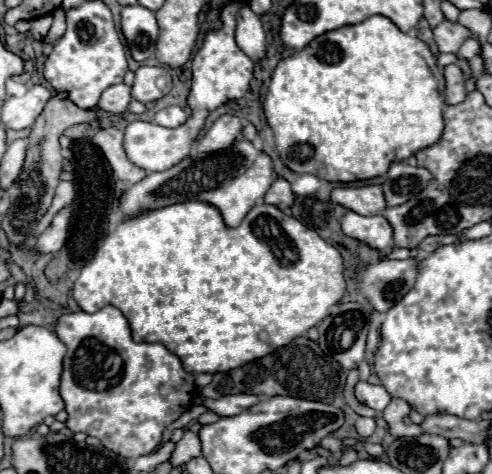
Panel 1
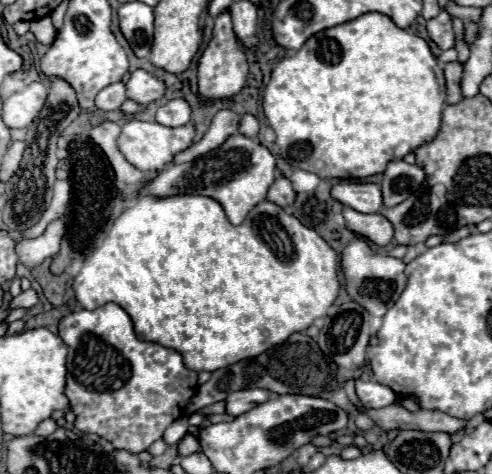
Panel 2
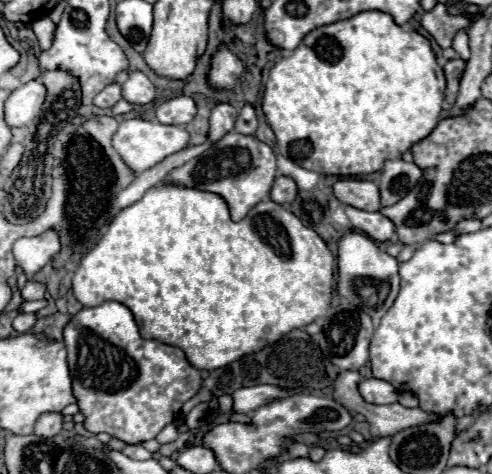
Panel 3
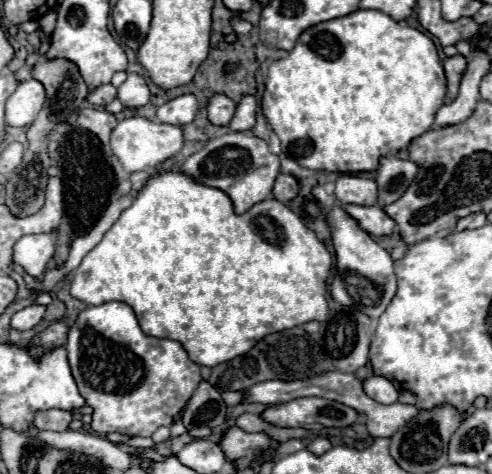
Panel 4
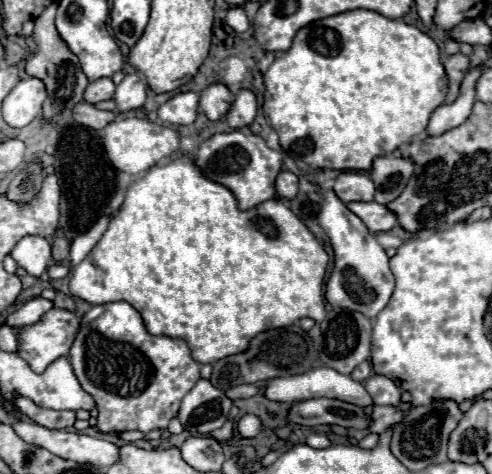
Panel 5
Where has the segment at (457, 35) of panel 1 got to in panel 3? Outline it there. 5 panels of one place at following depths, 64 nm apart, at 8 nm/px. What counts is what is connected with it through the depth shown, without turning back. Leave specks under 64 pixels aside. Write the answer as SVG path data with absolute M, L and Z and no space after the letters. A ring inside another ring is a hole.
M436 4L432 12L422 14L422 26L438 42L440 48L450 48L452 38L458 28L470 28L470 20L464 16L454 16L446 10L444 4Z

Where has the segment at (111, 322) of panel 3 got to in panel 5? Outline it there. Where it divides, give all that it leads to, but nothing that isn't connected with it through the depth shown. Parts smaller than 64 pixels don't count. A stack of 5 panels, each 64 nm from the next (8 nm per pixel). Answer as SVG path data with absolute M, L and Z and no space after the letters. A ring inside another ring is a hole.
M108 302L100 306L92 306L80 320L80 332L68 352L70 364L74 368L76 378L84 392L88 392L98 408L98 424L100 432L124 432L124 430L140 430L148 434L156 428L166 428L170 420L180 410L180 400L192 390L192 384L200 380L200 364L192 360L190 350L180 338L152 336L146 332L140 314L128 302Z

